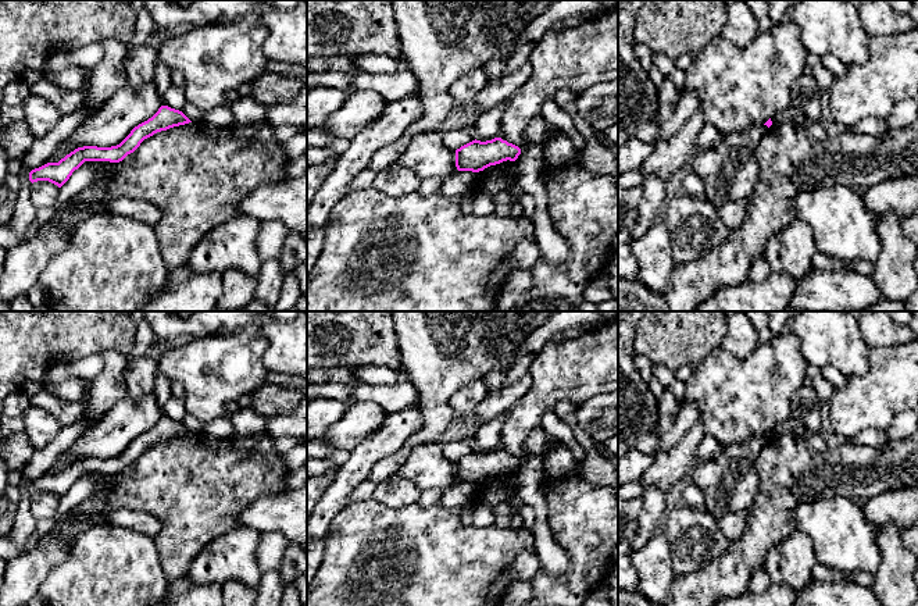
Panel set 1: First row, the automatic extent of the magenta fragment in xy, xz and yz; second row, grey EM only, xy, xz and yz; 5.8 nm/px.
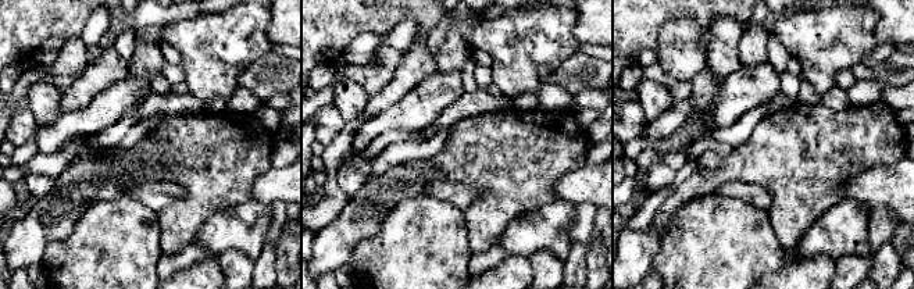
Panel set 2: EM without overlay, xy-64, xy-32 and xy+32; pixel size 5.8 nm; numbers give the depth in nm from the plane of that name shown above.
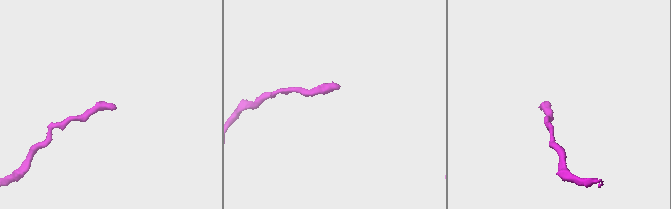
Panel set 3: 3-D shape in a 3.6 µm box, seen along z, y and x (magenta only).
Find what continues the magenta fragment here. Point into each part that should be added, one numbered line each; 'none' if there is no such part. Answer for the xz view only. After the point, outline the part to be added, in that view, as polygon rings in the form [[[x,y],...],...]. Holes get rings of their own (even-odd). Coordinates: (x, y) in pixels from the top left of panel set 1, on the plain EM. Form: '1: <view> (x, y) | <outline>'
none

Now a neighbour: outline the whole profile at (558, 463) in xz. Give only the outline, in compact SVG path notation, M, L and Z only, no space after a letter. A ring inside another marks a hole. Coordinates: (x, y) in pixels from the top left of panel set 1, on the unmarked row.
M558 446L543 457L543 467L549 484L557 485L569 474L578 473L579 464L574 459L574 453L565 446Z

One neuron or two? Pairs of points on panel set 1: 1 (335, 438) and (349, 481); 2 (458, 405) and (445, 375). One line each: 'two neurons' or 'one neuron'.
1: two neurons
2: two neurons

